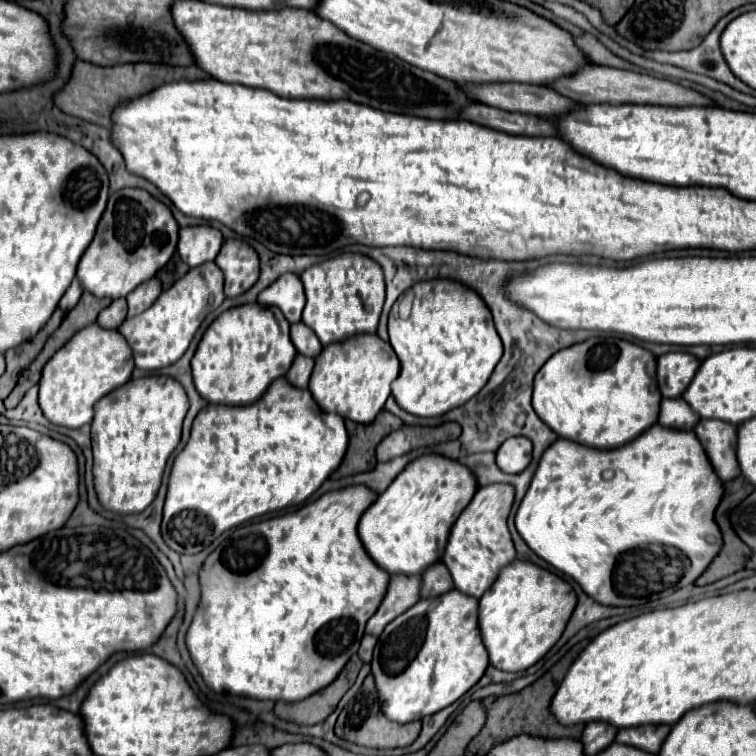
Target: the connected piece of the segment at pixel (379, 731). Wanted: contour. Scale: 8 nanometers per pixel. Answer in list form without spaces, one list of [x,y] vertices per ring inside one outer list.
[[[371,676],[363,682],[359,694],[353,700],[349,700],[349,704],[341,710],[341,714],[337,718],[337,724],[335,724],[335,734],[339,738],[345,738],[349,742],[369,746],[369,748],[403,748],[403,746],[413,744],[415,738],[419,736],[419,732],[421,732],[421,722],[419,720],[409,722],[409,724],[397,724],[381,712],[381,704],[379,704],[379,698],[377,698],[377,688],[375,688],[375,682],[373,682]]]

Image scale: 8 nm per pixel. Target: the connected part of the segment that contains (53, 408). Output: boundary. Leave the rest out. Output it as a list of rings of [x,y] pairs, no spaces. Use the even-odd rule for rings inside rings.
[[[97,322],[79,330],[45,364],[39,382],[39,404],[43,414],[59,426],[81,428],[93,420],[93,404],[111,390],[129,382],[133,352],[119,330],[105,330]]]

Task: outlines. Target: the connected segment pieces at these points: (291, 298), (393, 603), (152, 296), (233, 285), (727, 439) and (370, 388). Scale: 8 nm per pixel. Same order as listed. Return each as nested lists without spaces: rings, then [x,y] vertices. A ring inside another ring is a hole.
[[[281,274],[271,286],[259,292],[257,302],[263,306],[277,306],[287,322],[299,322],[305,306],[303,284],[297,274]]]
[[[393,574],[389,582],[389,590],[379,606],[379,610],[367,622],[367,634],[379,636],[385,626],[395,620],[399,614],[409,610],[409,606],[419,602],[421,592],[421,574]]]
[[[149,278],[145,280],[141,286],[137,286],[129,296],[127,296],[127,302],[129,302],[129,318],[141,314],[143,310],[147,310],[161,294],[161,282],[159,278]]]
[[[225,240],[215,262],[225,274],[225,296],[247,292],[259,278],[259,256],[243,240]]]
[[[701,420],[695,428],[715,472],[721,480],[733,480],[741,474],[737,462],[737,426],[723,420]]]
[[[357,334],[353,338],[345,338],[345,342],[335,342],[333,346],[325,346],[321,350],[315,358],[309,390],[325,412],[335,412],[343,418],[367,424],[383,408],[391,394],[391,382],[397,374],[399,358],[391,344],[381,340],[377,334]]]

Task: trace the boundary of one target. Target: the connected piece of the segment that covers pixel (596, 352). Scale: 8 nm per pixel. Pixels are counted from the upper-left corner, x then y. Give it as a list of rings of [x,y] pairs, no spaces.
[[[589,338],[585,342],[555,352],[543,364],[543,368],[535,376],[533,408],[537,416],[563,438],[571,438],[573,442],[591,448],[617,448],[631,442],[633,438],[637,438],[641,432],[645,432],[649,426],[657,422],[661,392],[653,378],[657,376],[655,368],[657,368],[657,358],[649,350],[629,340]]]

